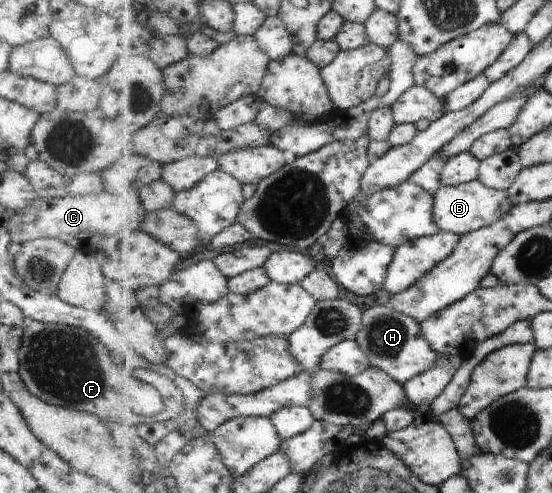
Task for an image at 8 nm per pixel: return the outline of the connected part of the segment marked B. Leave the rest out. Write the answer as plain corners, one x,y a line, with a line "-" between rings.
481,180
454,186
443,184
434,198
434,216
440,229
462,236
493,225
516,206
515,202
512,203
512,197
508,191
489,187

